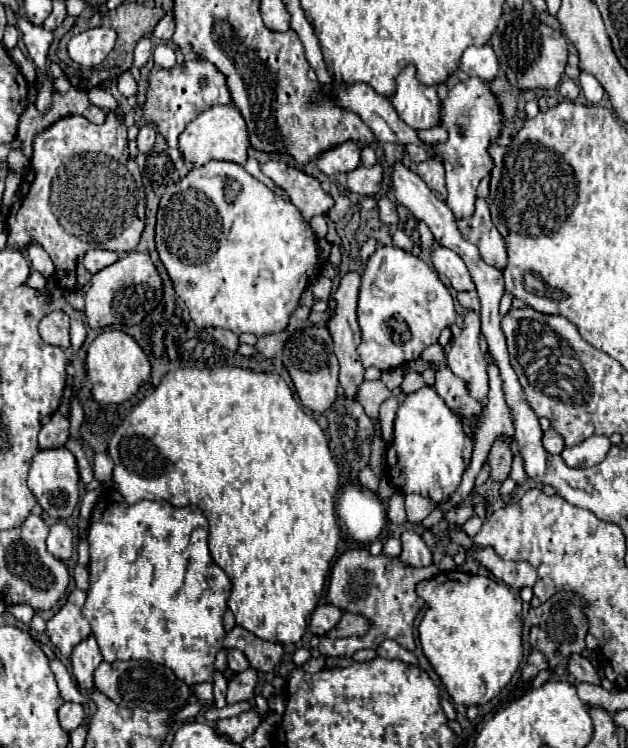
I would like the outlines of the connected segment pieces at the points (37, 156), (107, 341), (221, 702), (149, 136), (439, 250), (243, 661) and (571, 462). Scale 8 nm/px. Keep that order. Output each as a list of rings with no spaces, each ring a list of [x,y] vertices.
[[[113,111],[107,113],[107,119],[105,119],[103,125],[93,125],[91,121],[87,121],[81,115],[67,115],[67,117],[61,117],[59,121],[55,121],[53,125],[49,125],[45,131],[37,133],[33,137],[31,171],[27,171],[27,175],[23,177],[23,187],[29,187],[27,195],[13,209],[15,213],[9,213],[9,217],[7,217],[7,247],[21,247],[21,249],[25,249],[25,247],[29,247],[33,243],[41,245],[49,253],[51,261],[55,263],[55,277],[57,277],[57,283],[63,289],[79,289],[79,287],[83,287],[91,279],[92,275],[87,271],[84,278],[79,278],[79,269],[81,269],[83,255],[89,249],[109,249],[109,251],[117,251],[117,253],[127,253],[127,251],[133,251],[137,247],[139,237],[143,233],[143,227],[145,227],[145,191],[143,191],[139,167],[137,167],[135,159],[127,151],[127,127],[121,123],[121,119]]]
[[[109,329],[103,331],[91,345],[87,347],[85,371],[91,381],[91,395],[99,403],[123,403],[131,399],[139,385],[149,377],[151,365],[143,353],[143,349],[123,331]]]
[[[215,671],[213,675],[213,695],[215,695],[215,707],[225,707],[225,693],[227,693],[227,679],[221,671]]]
[[[141,127],[137,135],[137,149],[139,153],[149,153],[155,143],[155,129],[153,127]]]
[[[435,243],[431,249],[431,261],[437,273],[443,275],[455,291],[473,291],[475,289],[465,263],[451,249],[445,249],[443,245]]]
[[[231,649],[231,651],[229,651],[229,669],[233,669],[235,673],[241,673],[241,671],[245,671],[247,667],[249,667],[247,657],[245,657],[239,649]]]
[[[593,435],[585,439],[581,445],[565,447],[561,457],[569,467],[589,467],[597,465],[607,455],[607,437],[605,435]]]

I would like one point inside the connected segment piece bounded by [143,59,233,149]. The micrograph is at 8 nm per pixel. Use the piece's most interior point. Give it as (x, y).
(175, 96)

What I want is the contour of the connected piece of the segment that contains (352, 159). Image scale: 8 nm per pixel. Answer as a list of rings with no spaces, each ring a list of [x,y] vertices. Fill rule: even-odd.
[[[345,141],[341,145],[335,145],[333,149],[327,149],[317,157],[317,167],[325,175],[335,175],[335,173],[349,173],[359,167],[361,163],[361,149],[353,141]]]

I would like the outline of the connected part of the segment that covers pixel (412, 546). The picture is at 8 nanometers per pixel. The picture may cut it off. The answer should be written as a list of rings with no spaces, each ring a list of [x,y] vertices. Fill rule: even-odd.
[[[413,529],[405,531],[401,535],[401,543],[403,543],[403,553],[401,553],[403,563],[407,563],[411,567],[425,567],[425,565],[433,563],[431,551],[423,543],[423,539],[421,539],[421,535],[417,531],[413,531]]]

